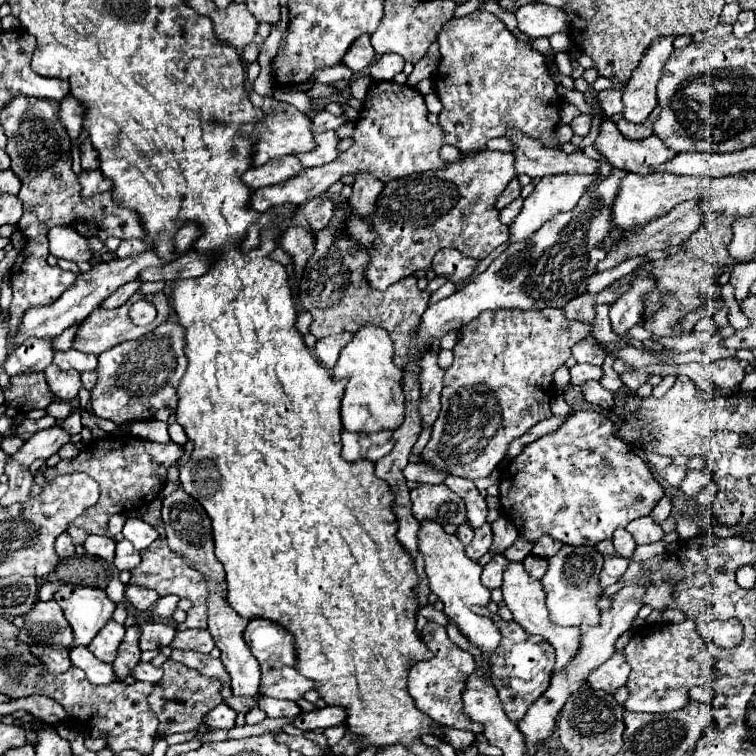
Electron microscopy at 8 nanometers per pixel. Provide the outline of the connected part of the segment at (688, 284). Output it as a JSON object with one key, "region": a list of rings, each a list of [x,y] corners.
{"region":[[[734,217],[704,223],[694,235],[684,241],[686,251],[670,255],[668,259],[654,261],[653,274],[657,277],[656,285],[668,291],[670,295],[664,297],[664,307],[650,321],[644,321],[644,327],[650,329],[652,335],[680,335],[680,331],[676,329],[678,321],[682,321],[686,313],[698,309],[706,299],[718,293],[720,285],[716,285],[716,279],[722,273],[722,267],[730,263],[730,255],[726,249],[732,241],[732,223]]]}

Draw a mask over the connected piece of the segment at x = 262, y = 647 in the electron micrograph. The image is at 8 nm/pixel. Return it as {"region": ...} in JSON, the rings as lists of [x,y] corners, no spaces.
{"region":[[[252,619],[244,631],[244,641],[250,647],[252,655],[258,659],[260,663],[260,695],[266,697],[274,697],[274,699],[290,699],[290,701],[298,701],[302,699],[302,695],[310,689],[314,689],[314,683],[306,677],[302,677],[296,669],[294,669],[294,661],[296,661],[296,653],[294,653],[294,637],[282,629],[282,625],[276,625],[272,621],[266,619]]]}

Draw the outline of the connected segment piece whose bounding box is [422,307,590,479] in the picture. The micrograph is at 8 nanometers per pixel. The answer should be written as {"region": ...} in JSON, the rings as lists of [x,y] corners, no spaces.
{"region":[[[562,307],[486,311],[462,327],[462,341],[454,347],[454,363],[444,375],[440,399],[442,409],[436,423],[432,425],[432,437],[422,451],[422,461],[466,479],[488,477],[492,469],[506,457],[508,445],[514,439],[524,435],[538,421],[552,415],[552,373],[572,355],[570,347],[582,341],[588,333],[590,325],[584,321],[566,319]]]}

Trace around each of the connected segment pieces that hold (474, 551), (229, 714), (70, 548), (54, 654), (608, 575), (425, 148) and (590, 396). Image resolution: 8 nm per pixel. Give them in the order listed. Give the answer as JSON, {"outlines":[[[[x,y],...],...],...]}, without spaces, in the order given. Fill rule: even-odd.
{"outlines":[[[[484,523],[482,527],[474,529],[474,539],[470,541],[470,545],[466,545],[466,555],[476,561],[484,553],[488,553],[490,545],[492,545],[492,529],[490,523]]],[[[220,703],[210,713],[206,713],[206,717],[202,717],[202,725],[214,727],[214,729],[218,729],[218,727],[232,729],[234,727],[234,719],[236,719],[236,713],[228,705]]],[[[62,533],[58,539],[56,539],[56,545],[54,545],[56,553],[60,559],[66,559],[66,557],[72,557],[74,555],[74,545],[70,541],[70,537],[66,533]]],[[[50,645],[50,647],[32,647],[32,655],[46,665],[48,673],[52,675],[60,675],[64,671],[68,671],[72,667],[70,657],[68,657],[68,649],[62,649],[58,645]]],[[[612,555],[612,557],[606,557],[604,561],[604,571],[602,571],[602,577],[600,577],[600,585],[602,589],[610,587],[612,583],[620,581],[620,577],[626,573],[628,569],[628,563],[630,559],[622,559],[618,555]]],[[[370,81],[364,105],[360,109],[360,117],[356,121],[354,129],[356,137],[354,143],[348,151],[340,153],[334,161],[320,165],[320,167],[310,167],[292,177],[290,181],[284,181],[282,185],[266,187],[266,189],[256,189],[250,197],[250,209],[264,213],[266,209],[282,203],[306,203],[322,193],[336,183],[344,175],[356,175],[358,171],[368,171],[374,177],[378,177],[382,183],[398,177],[406,177],[410,173],[422,173],[430,169],[440,169],[444,161],[440,159],[440,147],[444,145],[442,141],[442,127],[432,125],[428,121],[428,109],[424,103],[424,97],[418,89],[410,85],[398,85],[392,81]]],[[[586,381],[582,385],[582,393],[584,393],[584,399],[596,407],[602,407],[602,409],[612,409],[614,405],[614,399],[612,399],[612,393],[606,391],[598,381]]]]}

